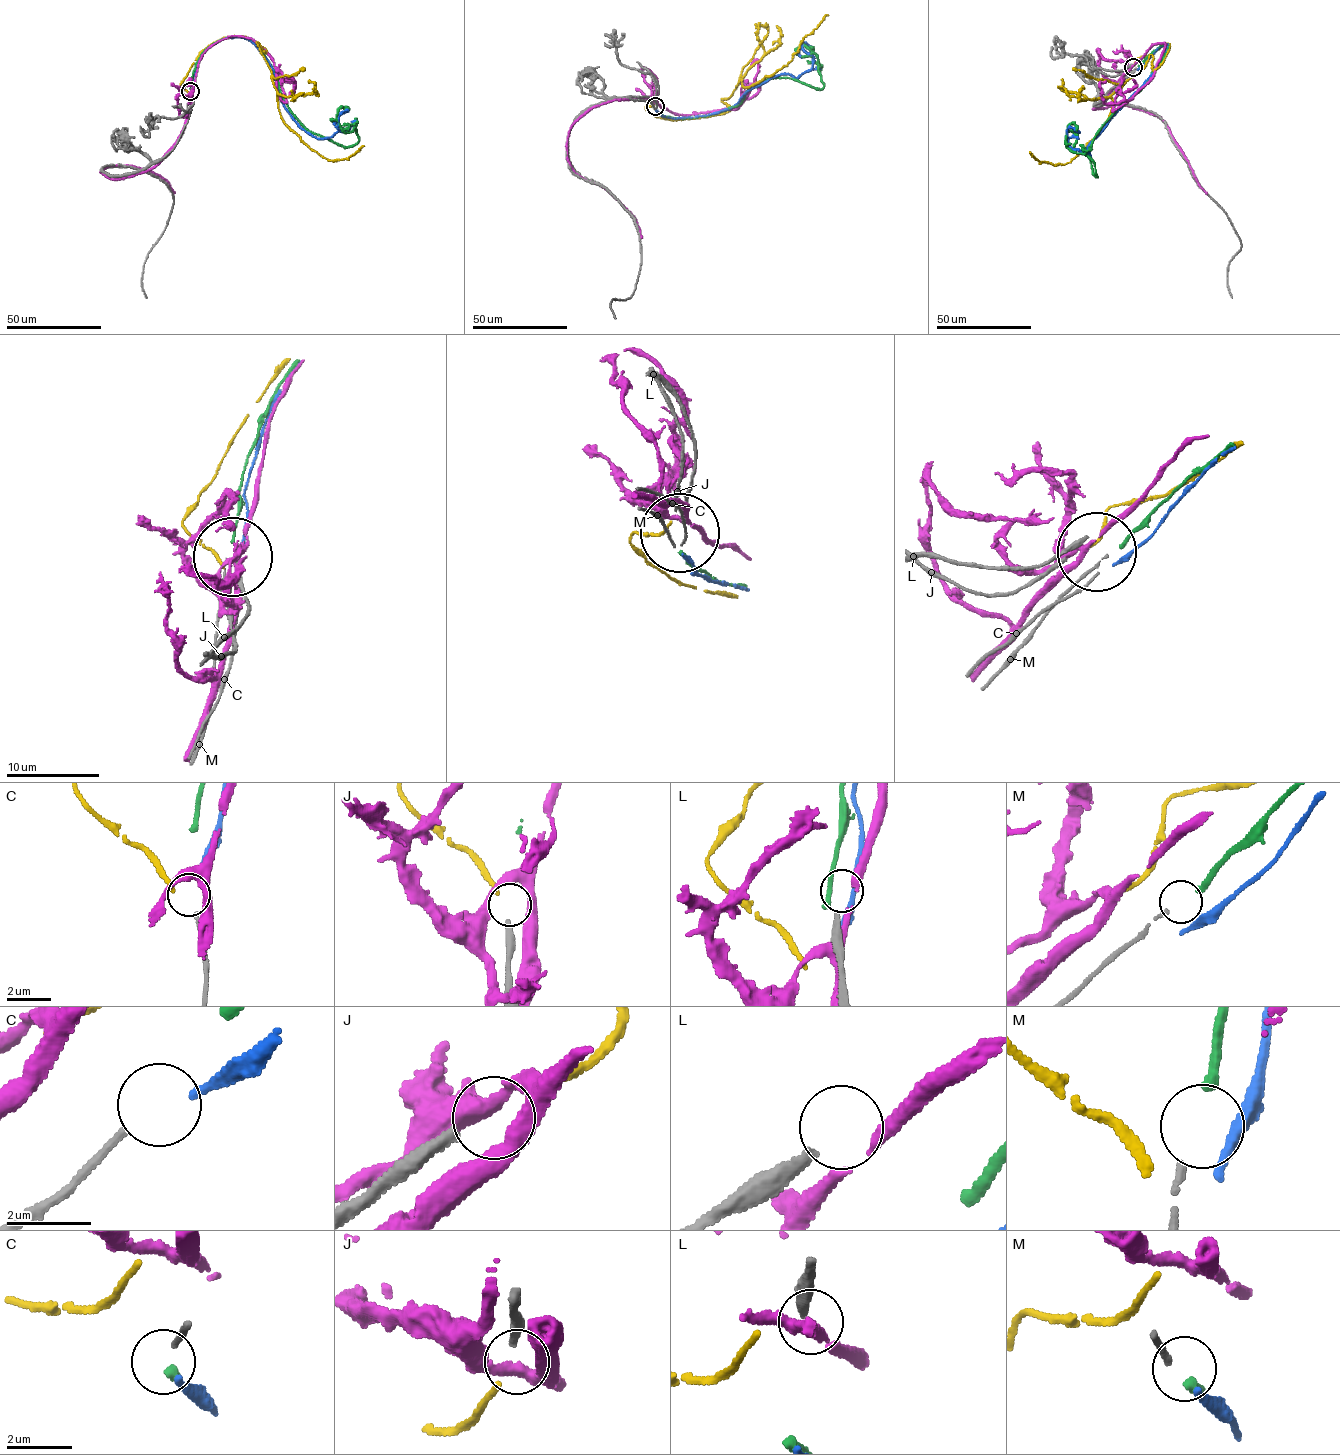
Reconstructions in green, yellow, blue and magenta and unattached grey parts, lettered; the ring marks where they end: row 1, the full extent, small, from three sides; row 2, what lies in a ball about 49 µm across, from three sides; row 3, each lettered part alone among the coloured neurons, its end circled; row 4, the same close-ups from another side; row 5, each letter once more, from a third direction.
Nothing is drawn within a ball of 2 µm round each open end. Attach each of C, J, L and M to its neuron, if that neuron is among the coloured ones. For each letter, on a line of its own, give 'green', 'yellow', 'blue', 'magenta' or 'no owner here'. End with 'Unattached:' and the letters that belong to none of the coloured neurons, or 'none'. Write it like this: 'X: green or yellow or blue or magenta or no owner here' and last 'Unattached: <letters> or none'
C: blue
J: yellow
L: no owner here
M: green
Unattached: L

